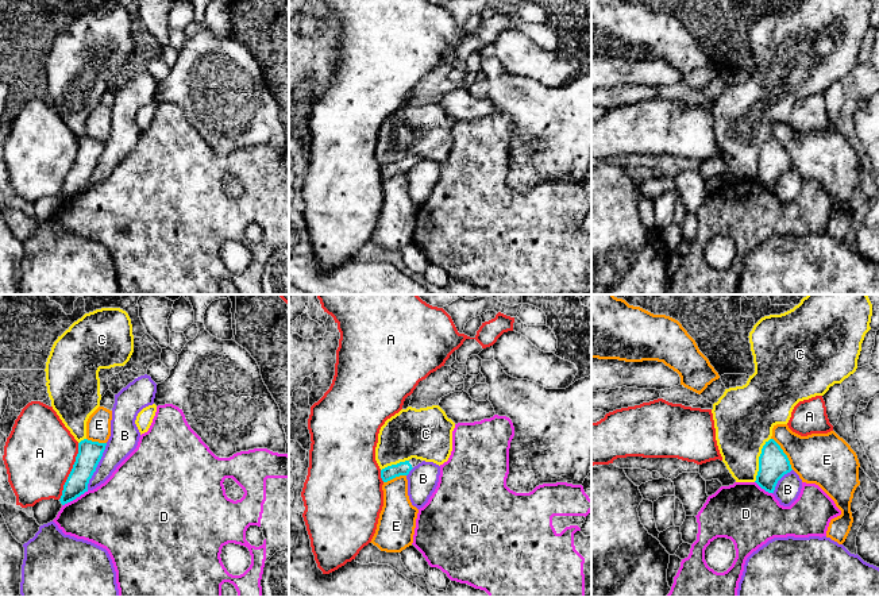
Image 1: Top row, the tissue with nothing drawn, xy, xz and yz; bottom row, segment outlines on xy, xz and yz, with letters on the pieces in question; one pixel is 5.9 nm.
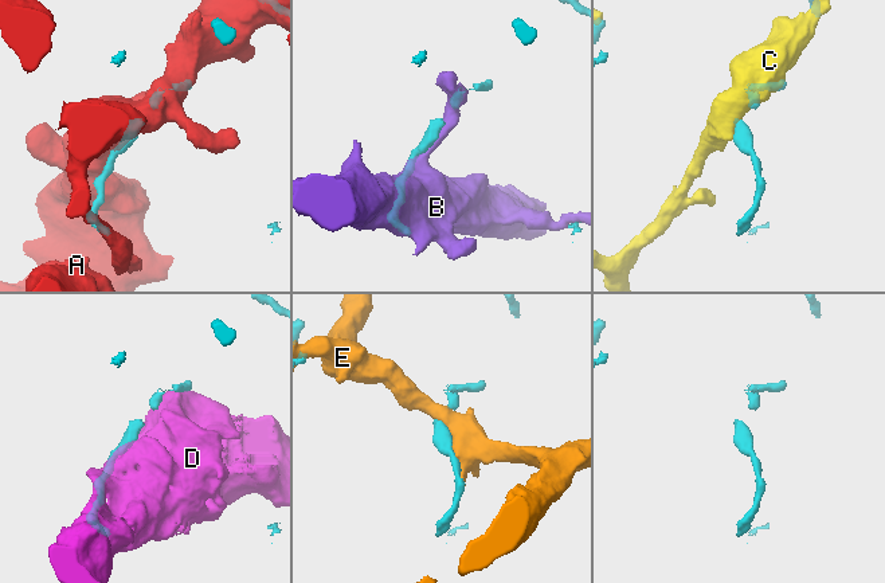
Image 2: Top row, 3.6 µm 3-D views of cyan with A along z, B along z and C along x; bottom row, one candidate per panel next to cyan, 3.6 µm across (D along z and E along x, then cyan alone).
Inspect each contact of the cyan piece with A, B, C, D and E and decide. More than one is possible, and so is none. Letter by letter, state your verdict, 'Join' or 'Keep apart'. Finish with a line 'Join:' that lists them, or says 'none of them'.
A: Keep apart
B: Keep apart
C: Keep apart
D: Keep apart
E: Keep apart
Join: none of them

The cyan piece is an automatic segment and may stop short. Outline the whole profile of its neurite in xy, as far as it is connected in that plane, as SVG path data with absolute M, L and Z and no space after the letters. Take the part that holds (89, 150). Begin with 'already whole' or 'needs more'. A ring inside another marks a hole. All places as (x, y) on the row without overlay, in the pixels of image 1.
already whole; M84 136L78 140L78 151L73 166L63 182L61 201L65 203L85 189L96 165L103 154L107 140Z

